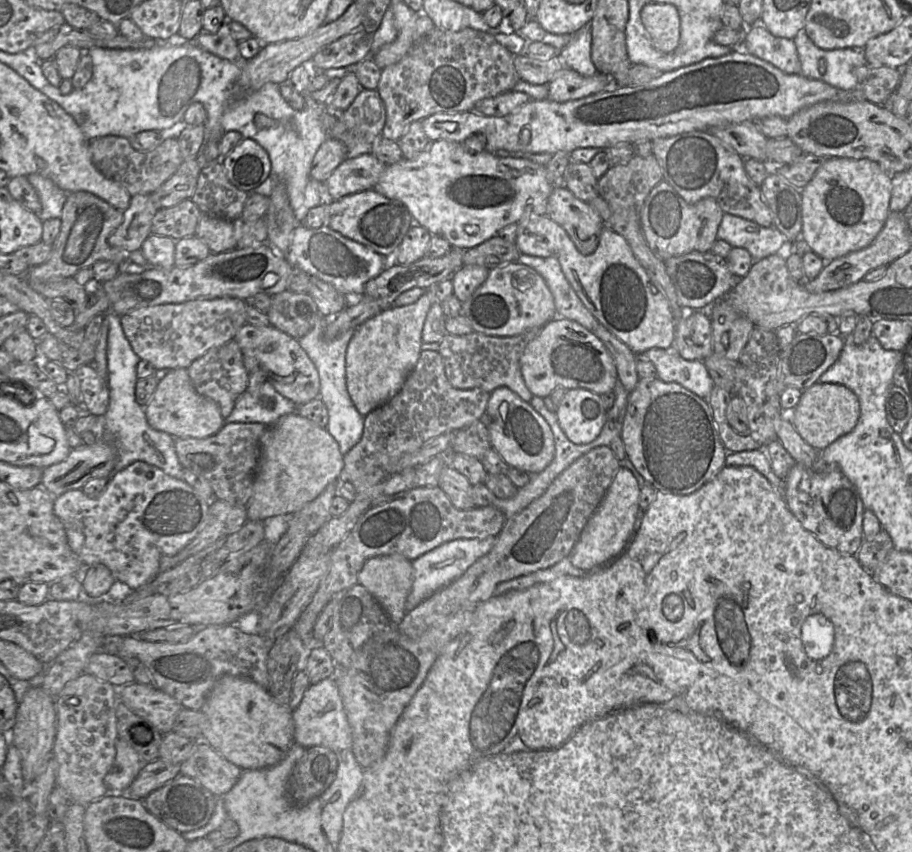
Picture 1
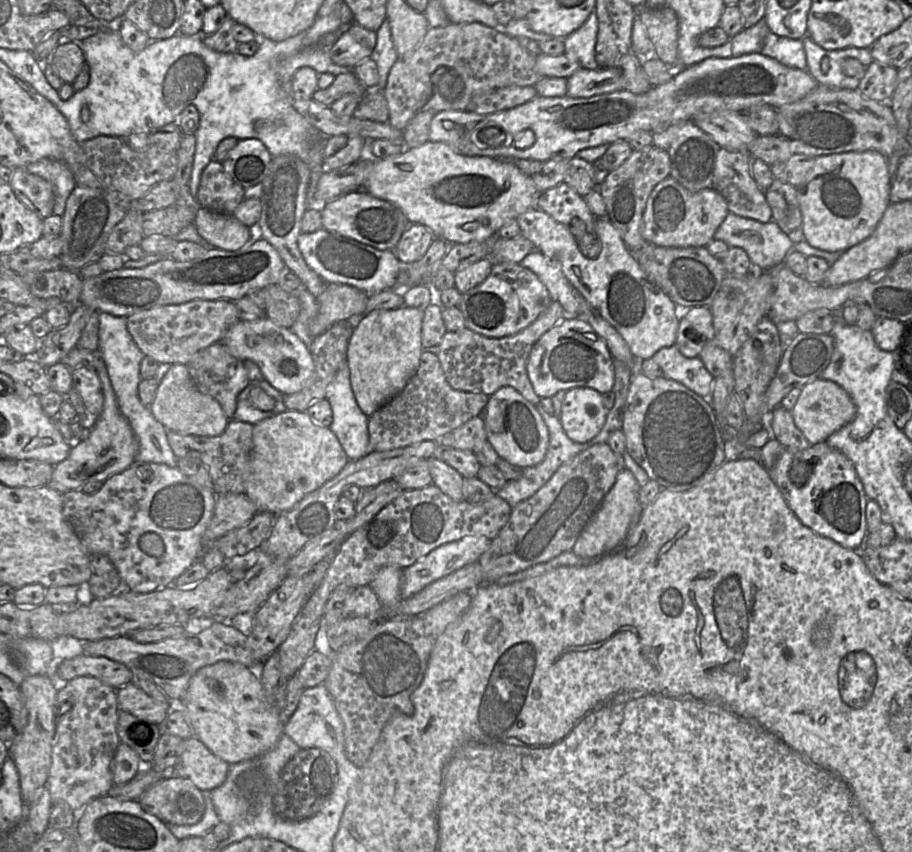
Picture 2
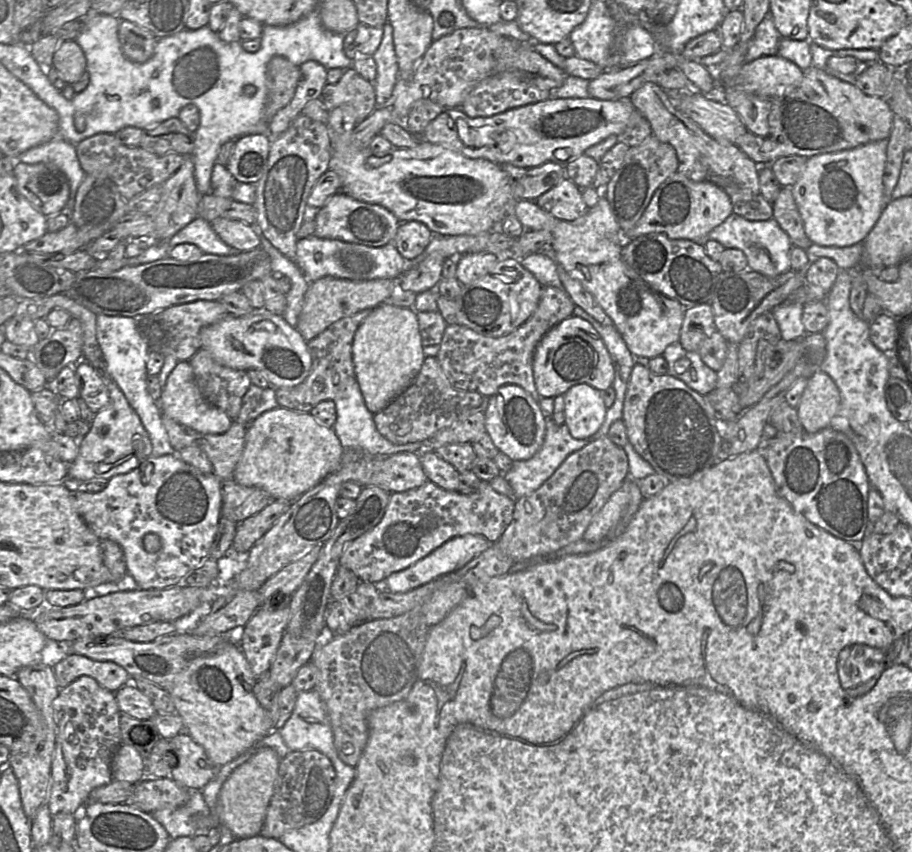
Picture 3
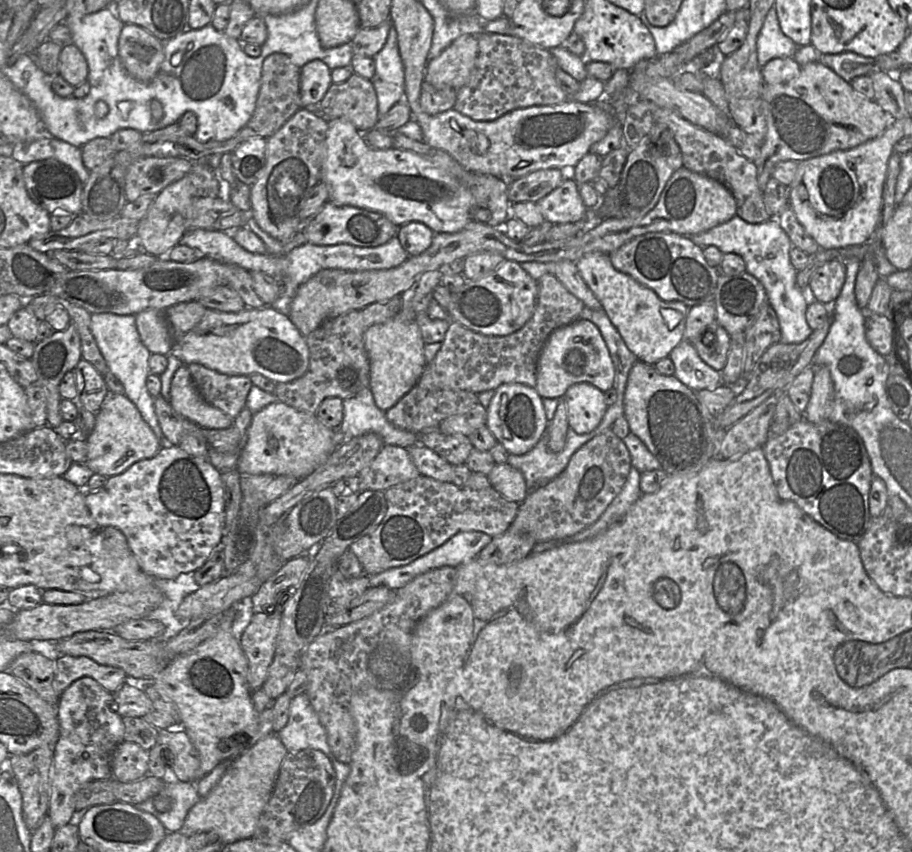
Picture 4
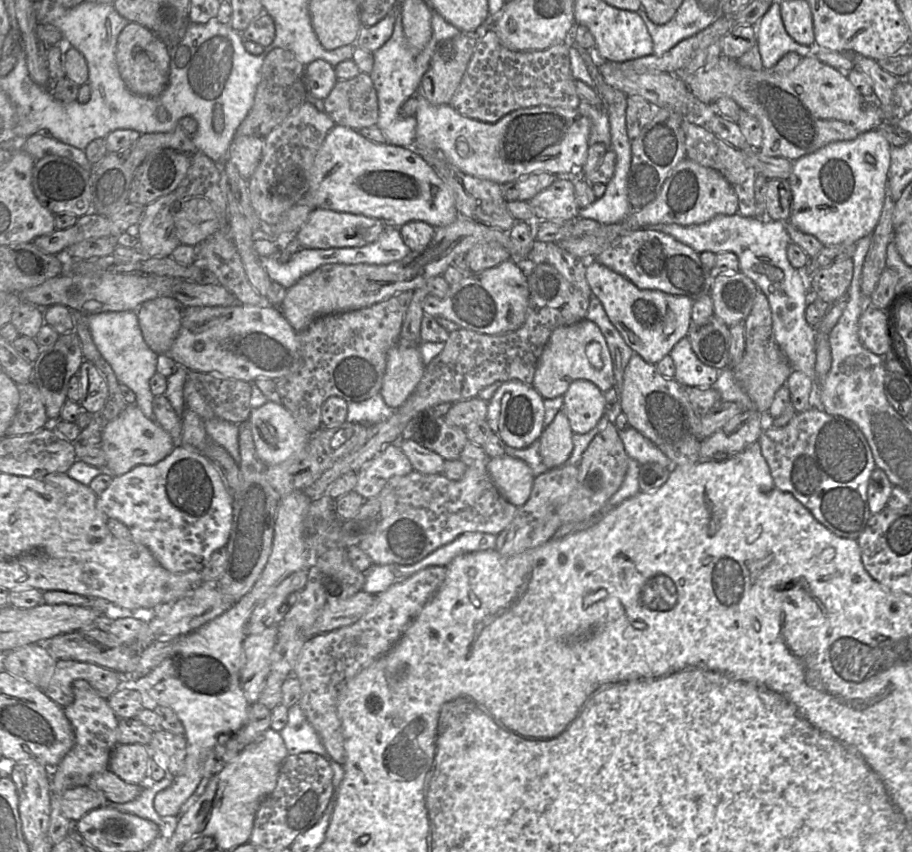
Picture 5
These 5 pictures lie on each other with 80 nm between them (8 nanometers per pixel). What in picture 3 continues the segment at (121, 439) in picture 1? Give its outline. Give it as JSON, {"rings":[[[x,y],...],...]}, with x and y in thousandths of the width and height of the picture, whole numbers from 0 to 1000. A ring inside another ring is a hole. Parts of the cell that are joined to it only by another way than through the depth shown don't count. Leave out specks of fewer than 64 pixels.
{"rings":[[[109,369],[105,372],[105,396],[120,440],[135,460],[163,511],[167,521],[166,536],[191,533],[178,494],[177,480],[161,459],[160,426],[164,411],[160,397],[151,387],[149,373]]]}

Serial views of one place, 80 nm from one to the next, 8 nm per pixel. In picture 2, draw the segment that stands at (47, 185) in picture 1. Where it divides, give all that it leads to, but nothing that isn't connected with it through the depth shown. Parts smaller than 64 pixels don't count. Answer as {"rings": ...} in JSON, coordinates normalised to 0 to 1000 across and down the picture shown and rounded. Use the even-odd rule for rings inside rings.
{"rings":[[[45,187],[31,192],[27,197],[57,216],[60,230],[58,252],[68,254],[72,236],[84,218],[78,198],[71,191],[58,187]]]}

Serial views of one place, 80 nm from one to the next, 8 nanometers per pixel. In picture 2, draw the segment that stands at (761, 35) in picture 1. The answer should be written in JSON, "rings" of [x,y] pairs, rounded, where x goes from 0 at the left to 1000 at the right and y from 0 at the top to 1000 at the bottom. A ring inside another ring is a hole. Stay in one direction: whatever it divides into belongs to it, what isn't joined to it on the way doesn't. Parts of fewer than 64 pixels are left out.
{"rings":[[[843,39],[833,63],[848,68],[856,75],[885,83],[885,69],[879,47],[870,47]]]}

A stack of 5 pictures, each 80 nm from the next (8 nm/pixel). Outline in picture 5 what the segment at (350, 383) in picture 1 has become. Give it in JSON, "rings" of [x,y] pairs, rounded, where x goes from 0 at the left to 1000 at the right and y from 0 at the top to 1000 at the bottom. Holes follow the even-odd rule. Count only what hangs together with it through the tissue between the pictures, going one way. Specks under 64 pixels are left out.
{"rings":[[[436,403],[424,418],[417,462],[424,477],[436,479],[455,458],[466,434],[459,407],[442,407]]]}

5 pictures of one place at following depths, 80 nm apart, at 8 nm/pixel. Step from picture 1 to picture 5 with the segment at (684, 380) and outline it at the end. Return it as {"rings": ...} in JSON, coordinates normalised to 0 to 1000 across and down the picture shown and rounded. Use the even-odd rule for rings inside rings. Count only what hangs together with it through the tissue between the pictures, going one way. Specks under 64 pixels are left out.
{"rings":[[[748,397],[734,414],[740,427],[739,445],[749,454],[780,455],[789,435],[770,426],[760,413],[755,397]]]}

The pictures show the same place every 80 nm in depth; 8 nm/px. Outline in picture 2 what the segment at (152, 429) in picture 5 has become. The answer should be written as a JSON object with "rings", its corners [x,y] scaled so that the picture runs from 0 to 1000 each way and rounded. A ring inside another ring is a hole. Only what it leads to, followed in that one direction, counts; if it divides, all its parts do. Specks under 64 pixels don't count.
{"rings":[[[107,411],[105,438],[111,447],[114,478],[106,491],[100,511],[78,526],[76,535],[59,547],[56,565],[50,569],[70,580],[77,575],[90,574],[96,566],[115,566],[122,559],[141,549],[151,531],[152,520],[139,492],[133,486],[123,455],[115,425]]]}

